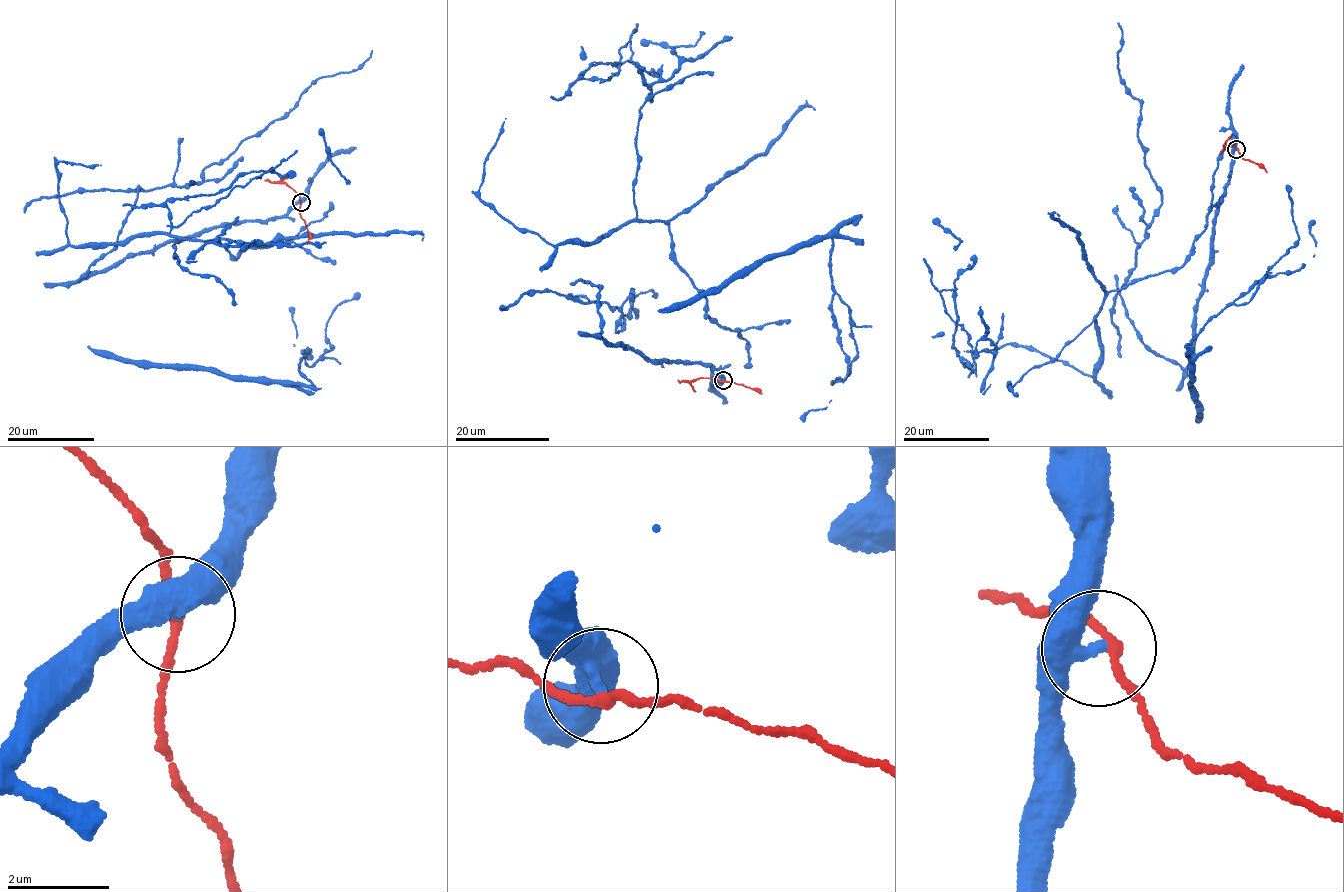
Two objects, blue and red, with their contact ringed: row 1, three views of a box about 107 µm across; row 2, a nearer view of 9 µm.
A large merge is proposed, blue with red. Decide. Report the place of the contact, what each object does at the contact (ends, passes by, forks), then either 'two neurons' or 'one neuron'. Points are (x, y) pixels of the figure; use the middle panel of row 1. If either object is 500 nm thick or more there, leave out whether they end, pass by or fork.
place (723, 380); blue passes by; red passes by; two neurons

